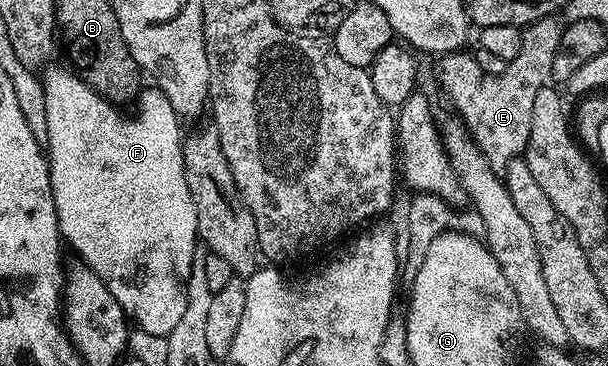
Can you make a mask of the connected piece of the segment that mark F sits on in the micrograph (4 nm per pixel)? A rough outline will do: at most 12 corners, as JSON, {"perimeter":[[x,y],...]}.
{"perimeter":[[44,69],[61,239],[168,337],[199,247],[182,121]]}

